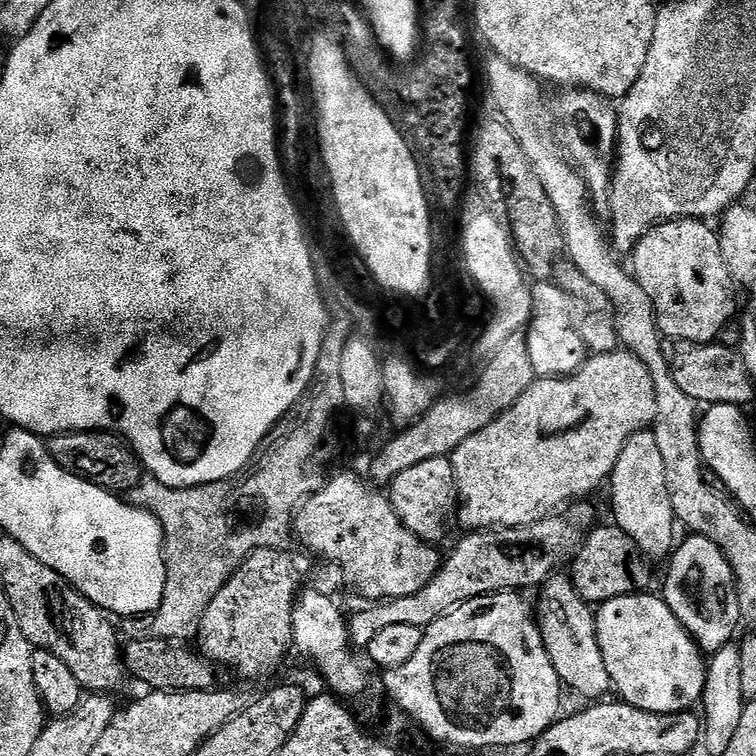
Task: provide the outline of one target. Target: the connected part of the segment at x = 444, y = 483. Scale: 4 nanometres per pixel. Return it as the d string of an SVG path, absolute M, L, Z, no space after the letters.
M449 457L426 458L419 460L414 466L398 478L394 478L386 495L391 500L398 518L420 540L440 542L448 532L448 515L455 513L458 508L458 493L456 491L456 479L452 469L452 461Z

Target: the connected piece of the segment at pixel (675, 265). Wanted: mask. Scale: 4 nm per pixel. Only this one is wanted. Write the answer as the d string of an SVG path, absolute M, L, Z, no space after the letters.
M665 220L663 224L657 224L655 228L650 229L642 240L636 243L635 248L631 249L632 264L630 263L630 271L636 277L637 282L642 286L642 290L646 290L646 294L650 294L650 302L654 302L654 310L656 311L656 326L660 330L660 335L669 341L689 340L695 344L711 344L719 341L721 330L726 325L733 323L735 314L738 312L738 304L736 308L736 292L738 296L738 285L732 279L730 270L724 261L724 251L720 245L720 237L717 229L711 223L703 220Z

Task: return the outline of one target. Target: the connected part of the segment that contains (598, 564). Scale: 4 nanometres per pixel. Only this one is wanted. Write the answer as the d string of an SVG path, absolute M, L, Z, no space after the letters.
M608 522L605 528L596 528L587 533L584 542L570 561L570 575L574 590L586 603L593 606L605 604L607 600L634 596L649 591L652 584L652 568L649 557L615 523Z

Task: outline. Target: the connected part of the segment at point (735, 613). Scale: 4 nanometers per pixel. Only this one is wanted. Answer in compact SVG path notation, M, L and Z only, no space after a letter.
M695 534L685 535L685 540L681 539L675 545L674 551L667 561L668 573L664 576L664 592L662 599L668 603L670 610L674 610L674 618L682 622L682 626L691 634L693 640L700 645L700 651L705 654L716 652L723 644L729 643L736 632L736 627L741 627L740 607L738 606L738 594L736 593L736 579L734 570L722 554L722 550L710 538L697 536Z

